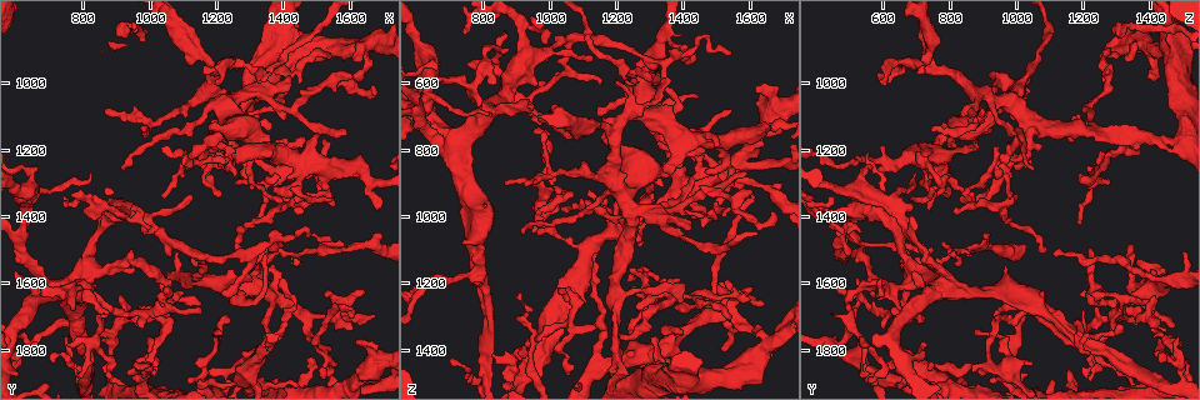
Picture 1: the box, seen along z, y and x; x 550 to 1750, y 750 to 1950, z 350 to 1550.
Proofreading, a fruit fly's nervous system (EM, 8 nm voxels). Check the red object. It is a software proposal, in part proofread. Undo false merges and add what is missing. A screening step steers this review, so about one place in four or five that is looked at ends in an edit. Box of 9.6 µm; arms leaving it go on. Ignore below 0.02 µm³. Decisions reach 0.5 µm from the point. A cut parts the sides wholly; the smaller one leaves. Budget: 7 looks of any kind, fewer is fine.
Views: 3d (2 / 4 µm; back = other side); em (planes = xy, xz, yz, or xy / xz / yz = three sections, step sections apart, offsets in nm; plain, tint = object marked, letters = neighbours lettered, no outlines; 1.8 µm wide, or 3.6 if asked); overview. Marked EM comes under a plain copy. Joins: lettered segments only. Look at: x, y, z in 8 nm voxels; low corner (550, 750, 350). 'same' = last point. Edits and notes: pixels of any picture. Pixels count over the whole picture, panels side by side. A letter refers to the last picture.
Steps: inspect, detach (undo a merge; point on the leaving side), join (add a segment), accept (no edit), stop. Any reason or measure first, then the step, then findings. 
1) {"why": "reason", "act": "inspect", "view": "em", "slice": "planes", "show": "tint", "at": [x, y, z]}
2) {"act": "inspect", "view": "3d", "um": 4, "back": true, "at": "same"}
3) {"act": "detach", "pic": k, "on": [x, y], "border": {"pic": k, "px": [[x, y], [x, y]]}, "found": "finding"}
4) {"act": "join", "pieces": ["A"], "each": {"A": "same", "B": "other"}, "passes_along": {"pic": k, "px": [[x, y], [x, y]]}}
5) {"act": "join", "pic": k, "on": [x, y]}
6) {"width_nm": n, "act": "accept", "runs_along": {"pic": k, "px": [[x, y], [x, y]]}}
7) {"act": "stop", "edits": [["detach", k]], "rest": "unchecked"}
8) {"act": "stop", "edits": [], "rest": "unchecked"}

{"why": "thick turns thin", "act": "inspect", "view": "em", "slice": "yz", "step": 4, "show": "tint", "at": [1230, 1060, 940]}

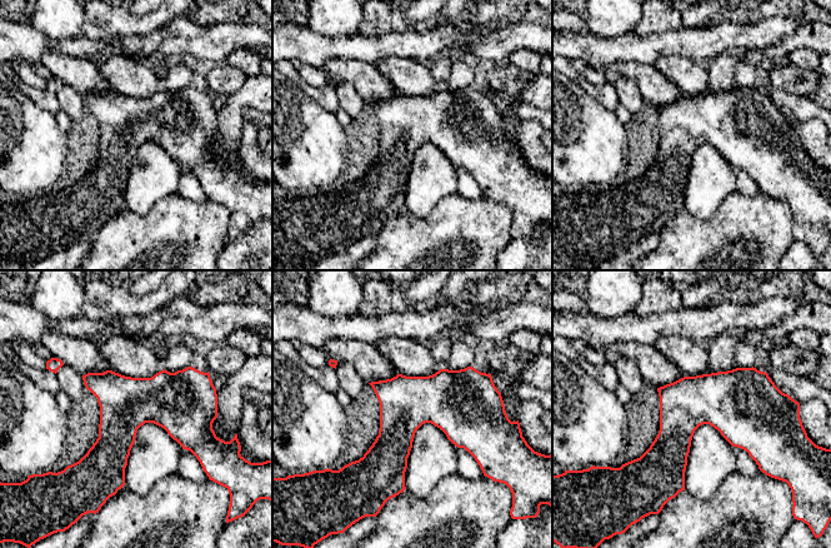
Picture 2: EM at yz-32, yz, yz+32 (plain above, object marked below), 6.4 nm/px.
{"why": "cut it another way", "act": "inspect", "view": "em", "slice": "planes", "show": "letters", "at": "same"}

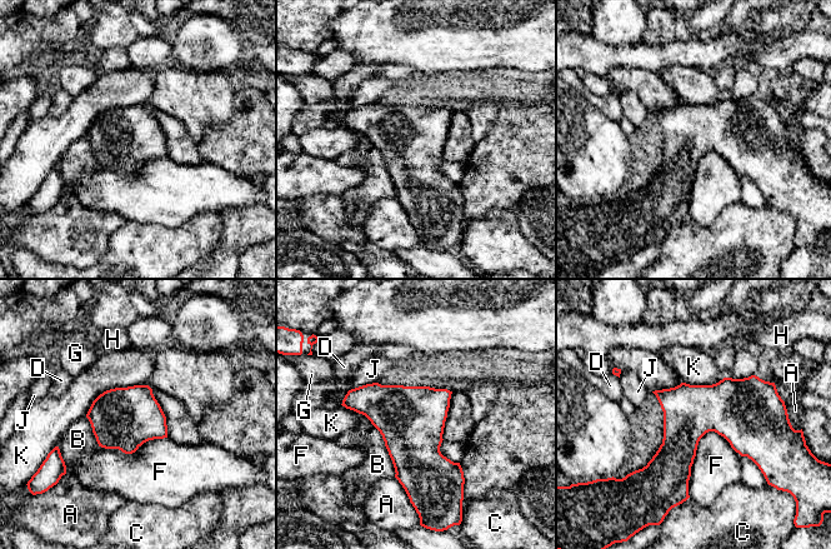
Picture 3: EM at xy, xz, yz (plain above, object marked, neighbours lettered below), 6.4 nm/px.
{"width_nm": 340, "act": "accept", "each": {"A": "other", "B": "other", "C": "other", "D": "other", "F": "other", "G": "other", "H": "other", "J": "other", "K": "other"}, "border": {"pic": 3, "px": [[714, 430], [699, 442], [689, 497]]}, "found": "all the same neuron"}

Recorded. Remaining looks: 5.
{"why": "a narrow waist", "act": "inspect", "view": "em", "slice": "yz", "step": 8, "show": "tint", "at": [1590, 1490, 900]}

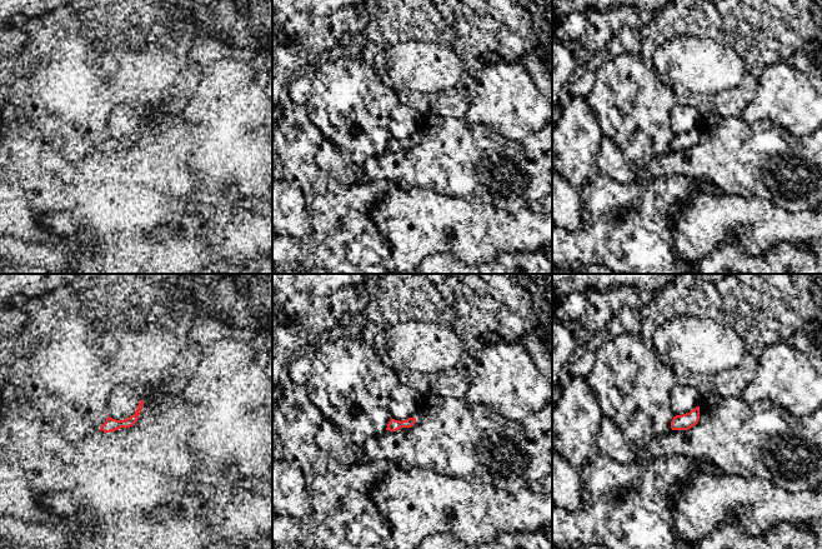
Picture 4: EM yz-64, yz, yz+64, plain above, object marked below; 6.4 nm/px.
{"act": "inspect", "view": "em", "slice": "xy", "step": 8, "show": "tint", "at": "same"}

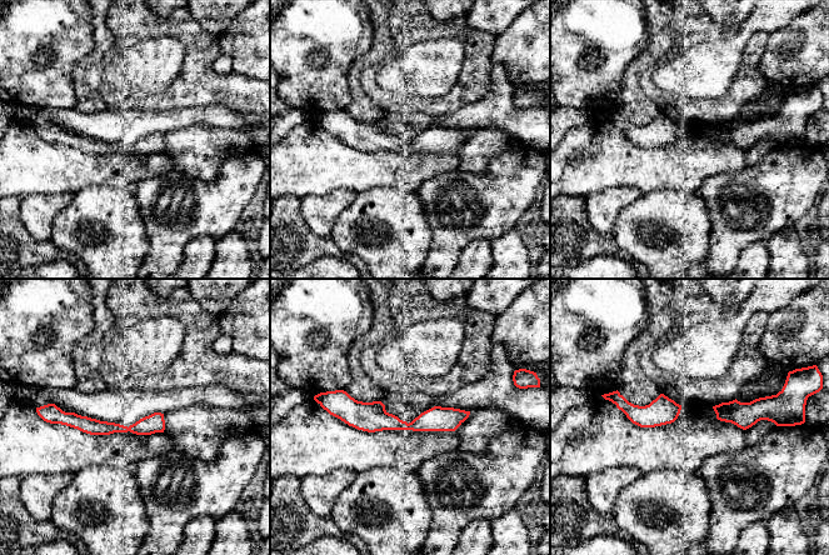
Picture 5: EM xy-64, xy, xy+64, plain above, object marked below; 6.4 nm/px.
{"why": "what lies round it", "act": "inspect", "view": "em", "slice": "xy", "step": 8, "show": "letters", "at": "same"}

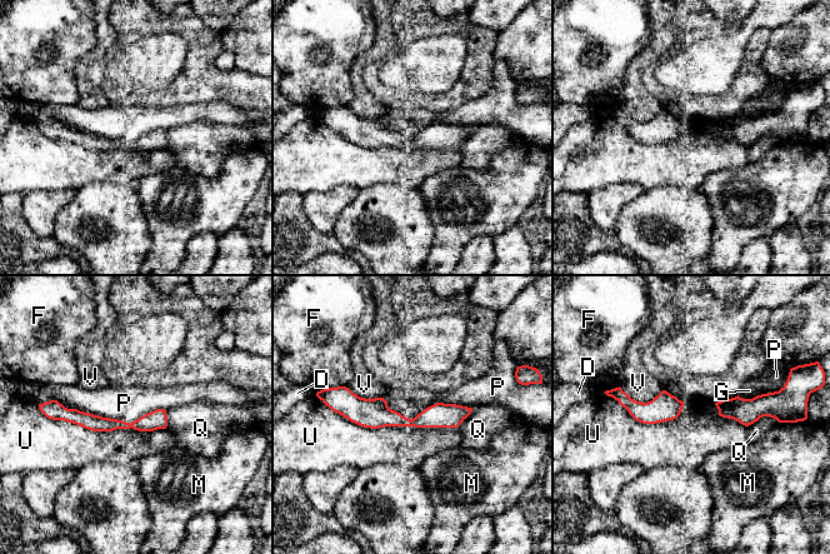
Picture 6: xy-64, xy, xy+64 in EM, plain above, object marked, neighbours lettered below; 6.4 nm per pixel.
{"act": "accept", "each": {"D": "other", "F": "other", "G": "other", "M": "other", "P": "other", "Q": "other", "U": "other", "V": "other"}, "runs_along": {"pic": 6, "px": [[338, 409], [403, 422], [468, 410]]}, "found": "continuous, no second neuron"}

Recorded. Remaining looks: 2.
{"why": "branch stops here", "act": "inspect", "view": "em", "slice": "xy", "step": 4, "show": "letters", "at": [990, 1760, 980]}

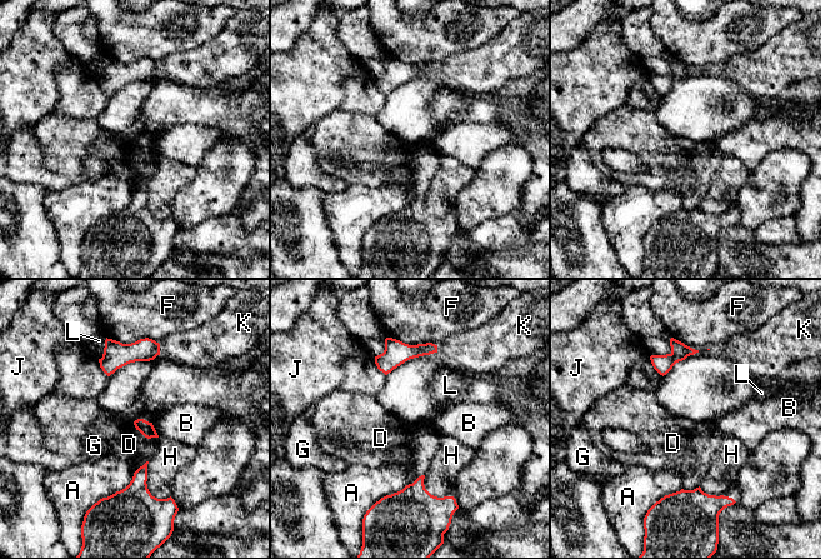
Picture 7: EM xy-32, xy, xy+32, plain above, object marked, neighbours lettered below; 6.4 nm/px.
{"act": "accept", "each": {"A": "other", "B": "other", "D": "other", "F": "other", "G": "other", "H": "other", "J": "other", "K": "other", "L": "other"}, "border": {"pic": 7, "px": [[133, 423], [145, 437], [158, 438]]}, "found": "none of them fits"}

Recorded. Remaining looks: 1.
{"act": "stop", "edits": [], "rest": "unchecked"}

